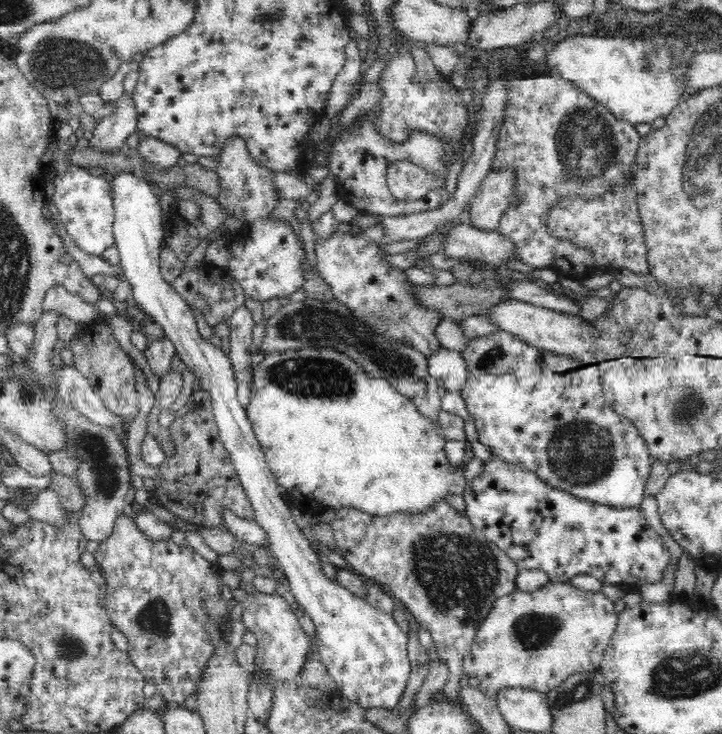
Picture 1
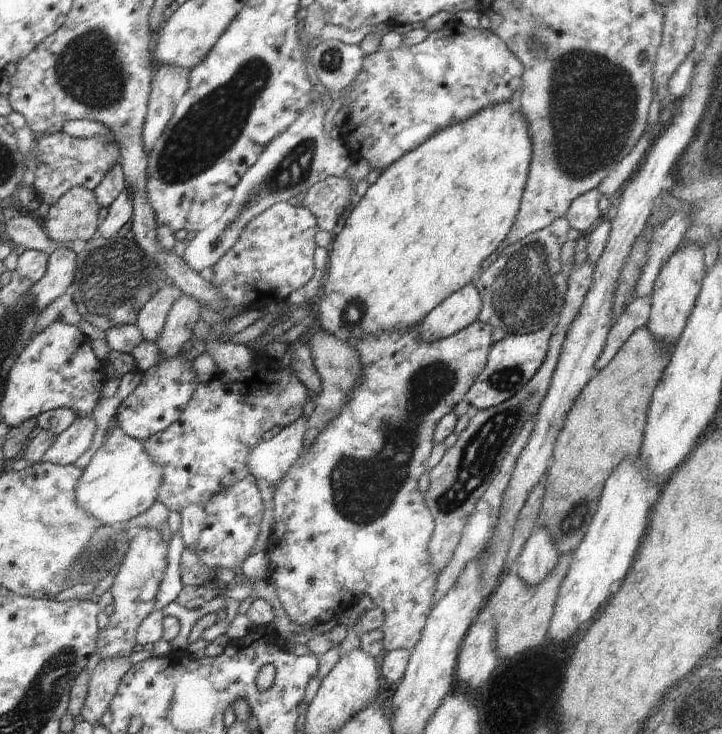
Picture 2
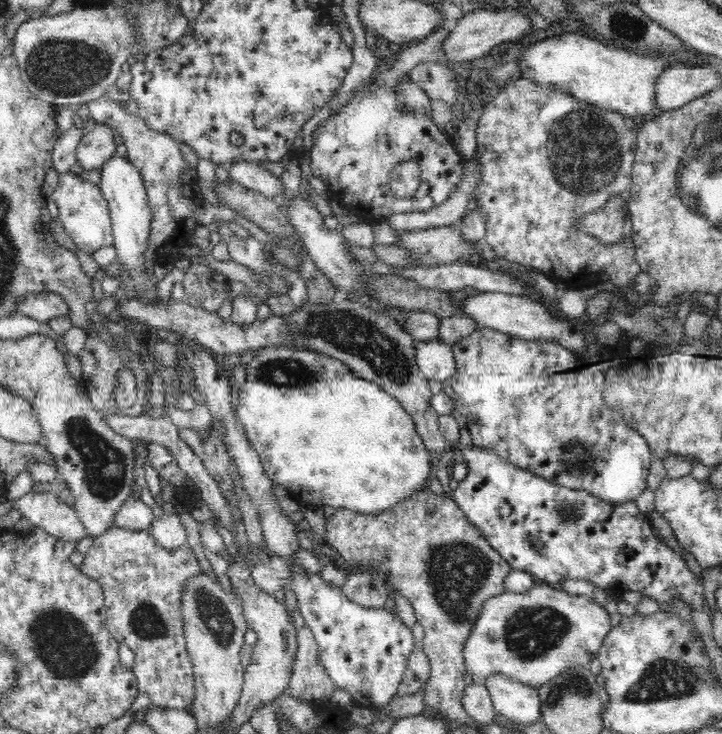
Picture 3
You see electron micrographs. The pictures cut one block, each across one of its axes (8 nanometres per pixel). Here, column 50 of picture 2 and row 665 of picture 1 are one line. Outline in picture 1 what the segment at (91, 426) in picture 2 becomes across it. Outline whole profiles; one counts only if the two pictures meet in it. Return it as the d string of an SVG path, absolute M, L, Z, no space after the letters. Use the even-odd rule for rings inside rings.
M445 500L436 502L434 508L420 513L392 513L388 516L362 513L355 509L342 508L331 523L337 551L345 558L349 569L366 580L378 583L397 603L416 620L417 626L430 631L436 654L433 658L447 664L449 677L439 698L456 702L460 698L460 678L465 675L463 658L470 654L478 627L490 614L494 602L517 590L517 564L474 528L471 521Z

